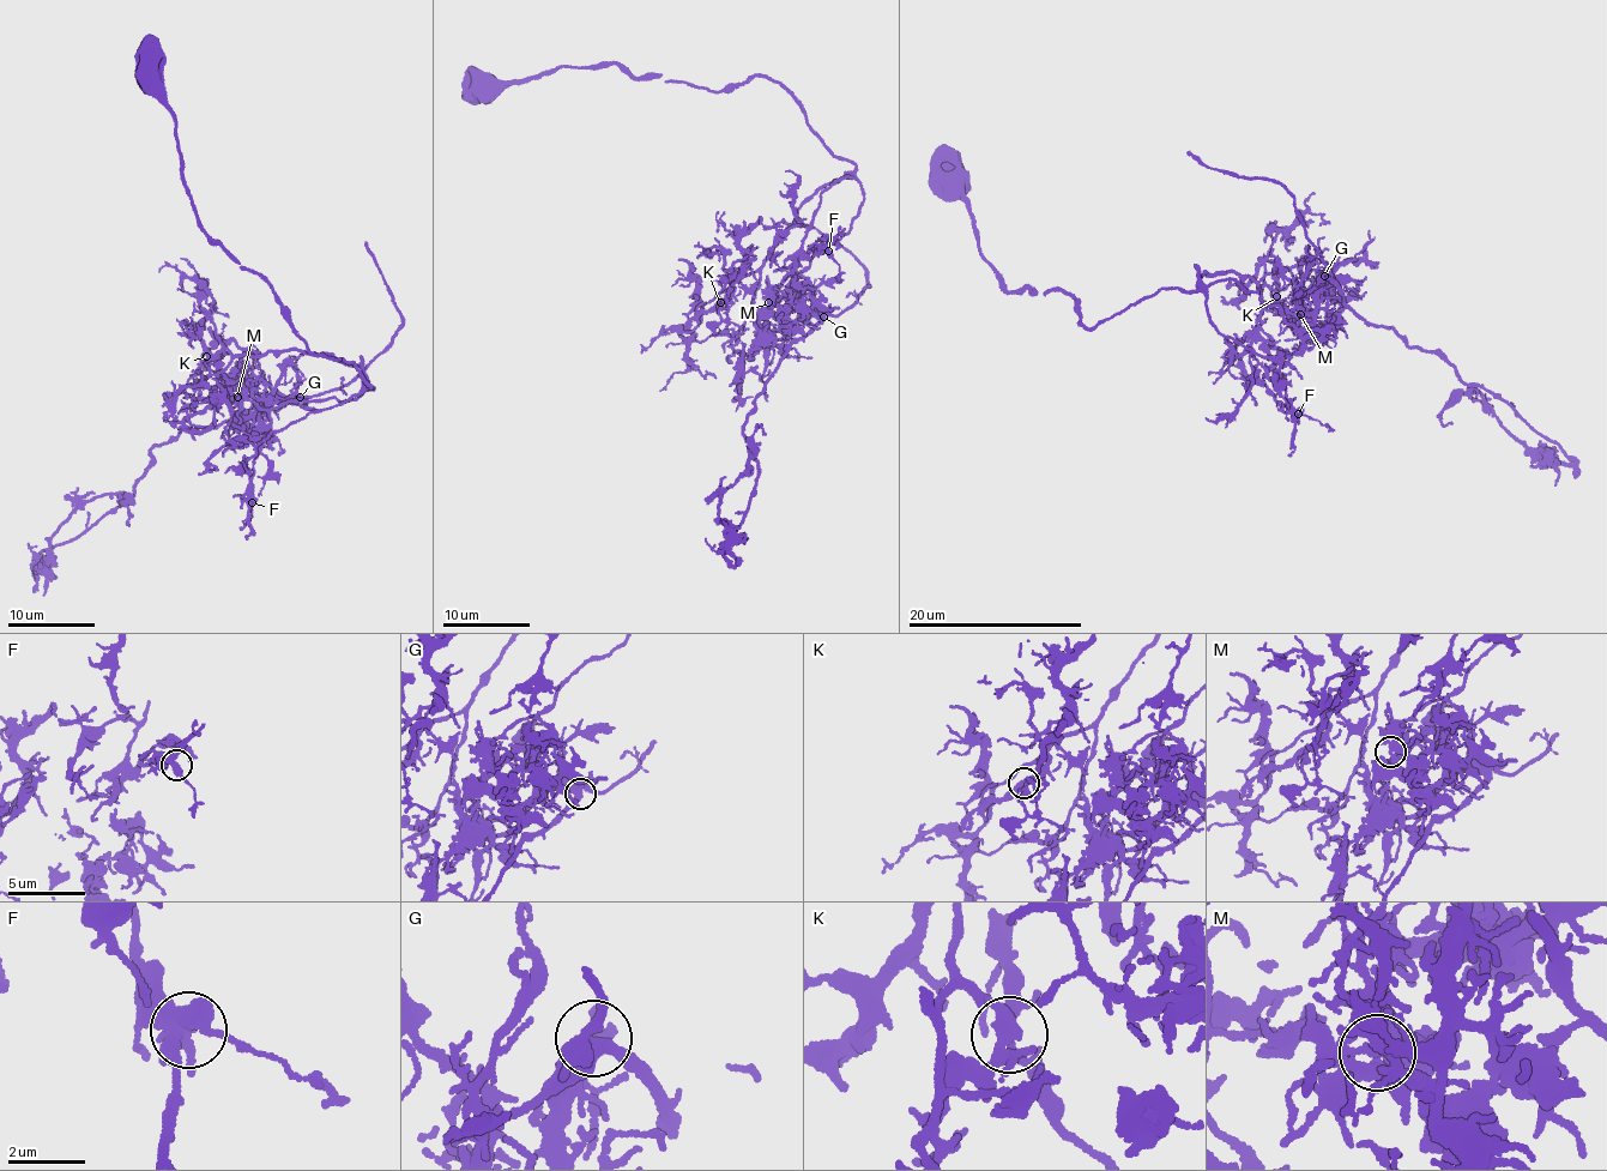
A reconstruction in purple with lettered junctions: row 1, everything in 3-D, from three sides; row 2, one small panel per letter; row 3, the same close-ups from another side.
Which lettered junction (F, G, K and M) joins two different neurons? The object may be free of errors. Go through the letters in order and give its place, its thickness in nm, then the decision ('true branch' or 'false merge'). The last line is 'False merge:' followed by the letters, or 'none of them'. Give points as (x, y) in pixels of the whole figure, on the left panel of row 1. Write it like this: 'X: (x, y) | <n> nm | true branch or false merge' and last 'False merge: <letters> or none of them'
F: (252, 502) | 380 nm | true branch
G: (300, 397) | 400 nm | true branch
K: (206, 356) | 360 nm | true branch
M: (237, 397) | 340 nm | false merge
False merge: M

